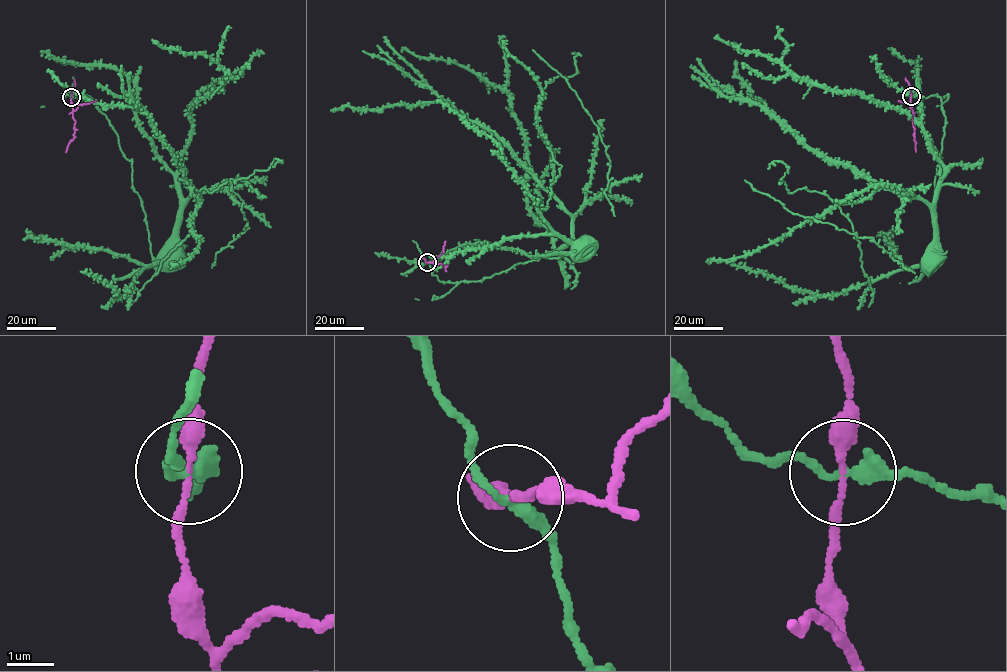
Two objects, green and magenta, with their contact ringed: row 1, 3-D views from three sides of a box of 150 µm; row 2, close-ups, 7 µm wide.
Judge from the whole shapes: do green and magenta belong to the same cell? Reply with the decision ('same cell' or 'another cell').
another cell

